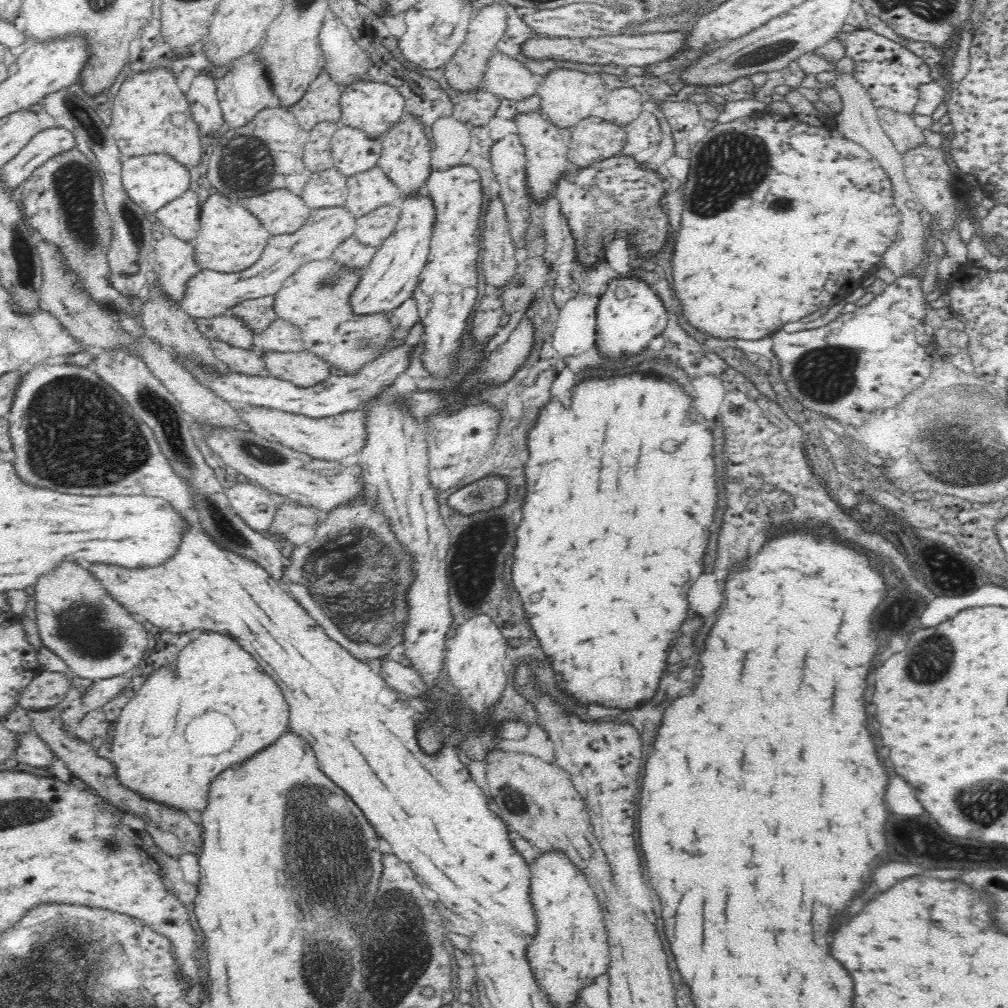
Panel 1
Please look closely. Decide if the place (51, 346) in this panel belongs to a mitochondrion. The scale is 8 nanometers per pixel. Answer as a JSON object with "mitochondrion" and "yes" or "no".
{"mitochondrion":"no"}

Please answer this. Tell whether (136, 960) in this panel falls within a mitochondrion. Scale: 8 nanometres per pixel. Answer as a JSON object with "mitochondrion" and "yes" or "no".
{"mitochondrion":"no"}

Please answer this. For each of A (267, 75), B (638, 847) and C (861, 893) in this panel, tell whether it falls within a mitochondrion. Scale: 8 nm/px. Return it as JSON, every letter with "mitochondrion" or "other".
{"A":"other","B":"other","C":"other"}

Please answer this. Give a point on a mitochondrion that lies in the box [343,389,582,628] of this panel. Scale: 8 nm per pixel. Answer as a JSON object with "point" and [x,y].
{"point":[481,539]}

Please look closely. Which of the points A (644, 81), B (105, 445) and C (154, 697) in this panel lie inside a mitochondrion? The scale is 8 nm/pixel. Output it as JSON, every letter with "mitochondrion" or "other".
{"A":"other","B":"mitochondrion","C":"other"}

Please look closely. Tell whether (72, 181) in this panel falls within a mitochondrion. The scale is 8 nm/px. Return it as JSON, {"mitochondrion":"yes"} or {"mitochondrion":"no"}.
{"mitochondrion":"yes"}

